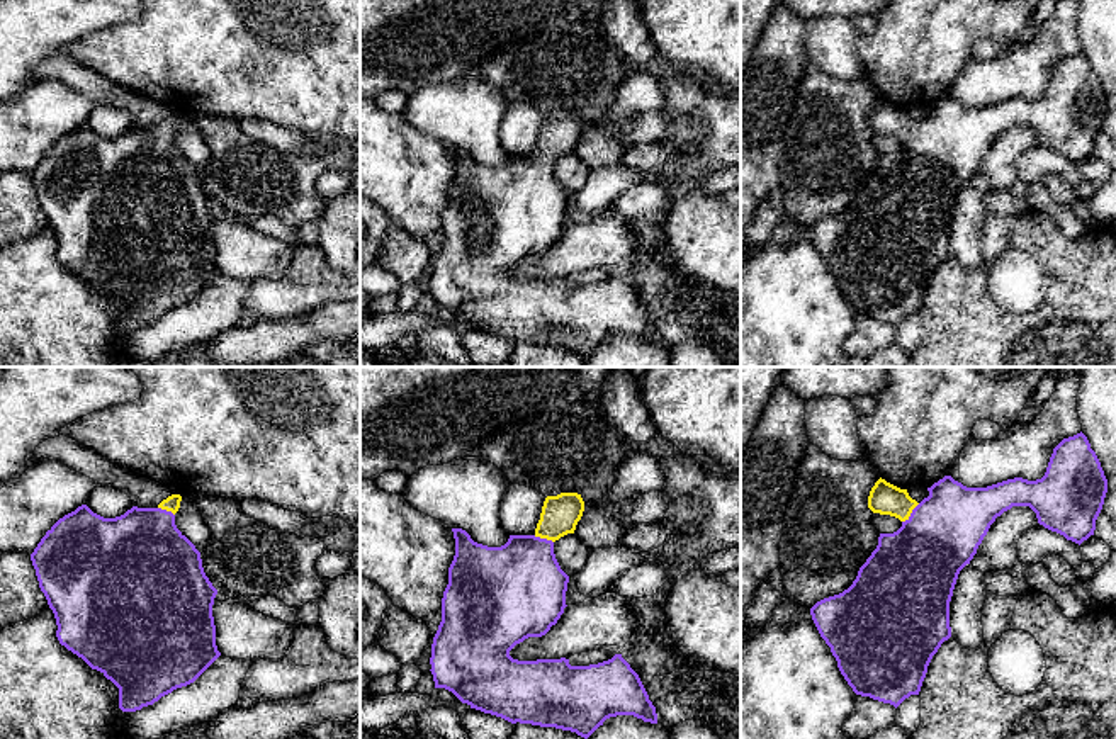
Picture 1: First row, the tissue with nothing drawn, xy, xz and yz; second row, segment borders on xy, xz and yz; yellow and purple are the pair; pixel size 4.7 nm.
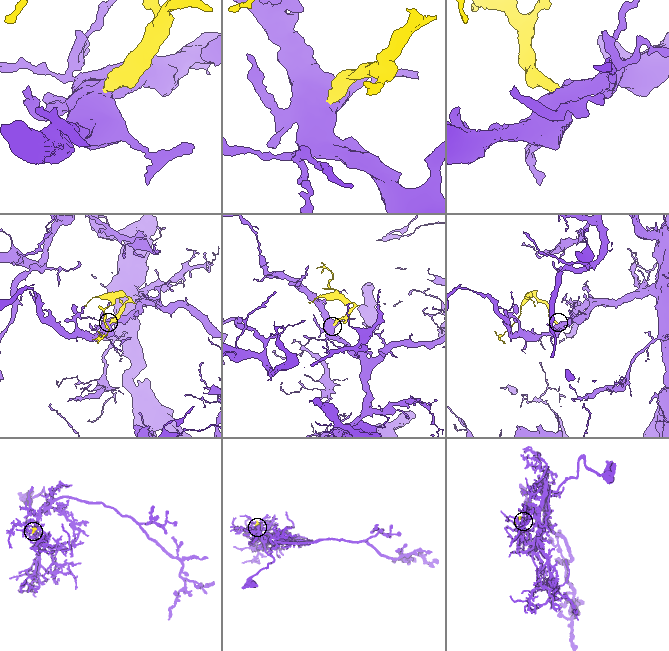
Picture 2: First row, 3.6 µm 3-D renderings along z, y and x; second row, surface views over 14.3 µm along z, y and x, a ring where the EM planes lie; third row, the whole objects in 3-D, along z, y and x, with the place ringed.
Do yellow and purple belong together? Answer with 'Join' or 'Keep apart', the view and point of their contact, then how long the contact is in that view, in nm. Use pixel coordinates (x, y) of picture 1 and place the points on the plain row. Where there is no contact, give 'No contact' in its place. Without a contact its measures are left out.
Join. Touches yellow at yz (911, 131). Shared border 130 nm

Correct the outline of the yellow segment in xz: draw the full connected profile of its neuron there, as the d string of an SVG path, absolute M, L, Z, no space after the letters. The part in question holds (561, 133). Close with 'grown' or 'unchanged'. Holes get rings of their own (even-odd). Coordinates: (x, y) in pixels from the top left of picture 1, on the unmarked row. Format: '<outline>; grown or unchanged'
M578 112L547 116L535 153L510 155L501 166L477 163L465 149L452 148L455 175L430 277L435 307L445 307L471 328L511 343L555 347L584 358L617 335L657 343L656 326L622 274L589 285L571 285L566 277L518 280L510 275L525 258L545 255L564 233L569 195L555 178L554 161L574 153L583 131L584 121Z; grown

